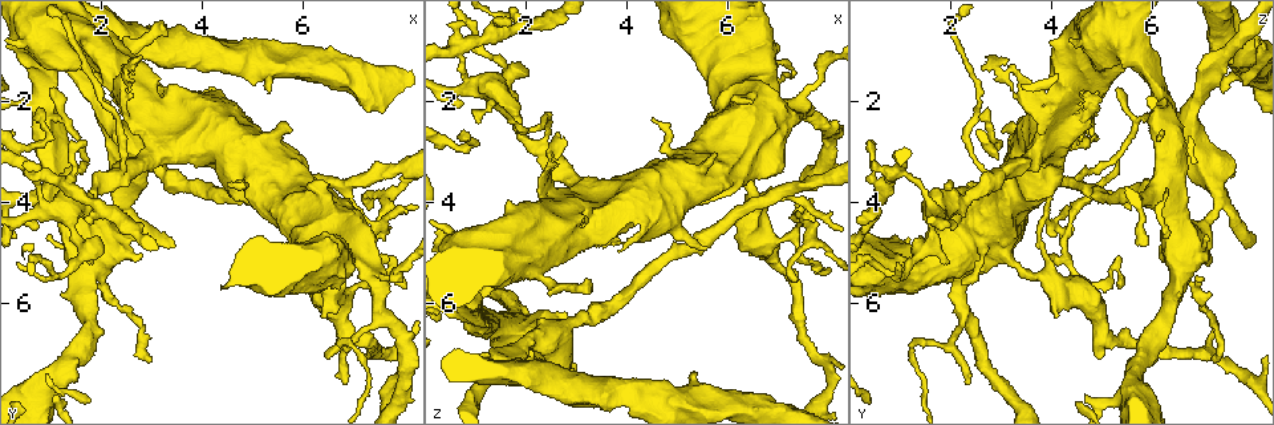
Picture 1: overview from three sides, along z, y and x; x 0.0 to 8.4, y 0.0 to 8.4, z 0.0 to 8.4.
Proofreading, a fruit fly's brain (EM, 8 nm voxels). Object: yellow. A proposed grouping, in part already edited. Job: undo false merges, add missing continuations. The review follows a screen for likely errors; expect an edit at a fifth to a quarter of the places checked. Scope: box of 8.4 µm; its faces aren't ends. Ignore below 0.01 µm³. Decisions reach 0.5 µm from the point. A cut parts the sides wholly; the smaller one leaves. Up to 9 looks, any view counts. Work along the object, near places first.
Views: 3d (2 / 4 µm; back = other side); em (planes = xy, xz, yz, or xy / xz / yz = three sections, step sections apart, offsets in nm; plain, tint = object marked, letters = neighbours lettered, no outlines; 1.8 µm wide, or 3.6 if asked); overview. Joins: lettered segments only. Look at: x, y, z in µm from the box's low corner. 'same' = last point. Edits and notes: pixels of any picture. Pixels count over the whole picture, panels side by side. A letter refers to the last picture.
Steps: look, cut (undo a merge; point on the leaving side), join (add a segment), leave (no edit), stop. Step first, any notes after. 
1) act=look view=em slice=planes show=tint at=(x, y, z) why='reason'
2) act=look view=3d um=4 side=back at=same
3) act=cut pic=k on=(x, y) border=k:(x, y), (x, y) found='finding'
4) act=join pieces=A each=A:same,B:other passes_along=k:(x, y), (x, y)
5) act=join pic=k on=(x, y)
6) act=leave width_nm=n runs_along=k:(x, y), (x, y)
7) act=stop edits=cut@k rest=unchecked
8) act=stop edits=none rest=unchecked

act=look view=3d um=4 at=(0.95, 2.25, 6.20) why='looks like a crossing'

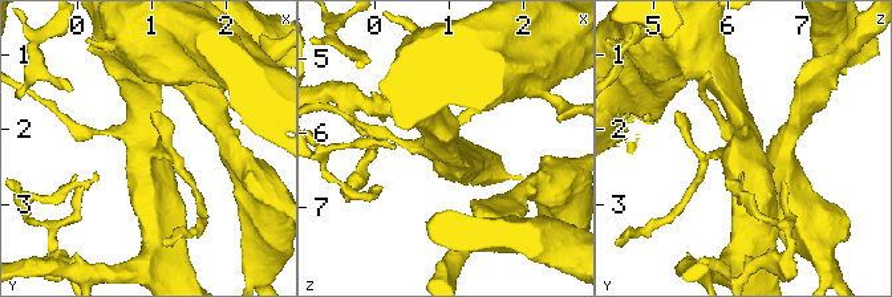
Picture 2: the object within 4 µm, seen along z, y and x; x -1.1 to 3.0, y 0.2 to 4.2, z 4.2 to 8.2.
act=look view=em slice=planes show=letters at=(0.90, 2.25, 6.25) arms=4 why='now the EM'

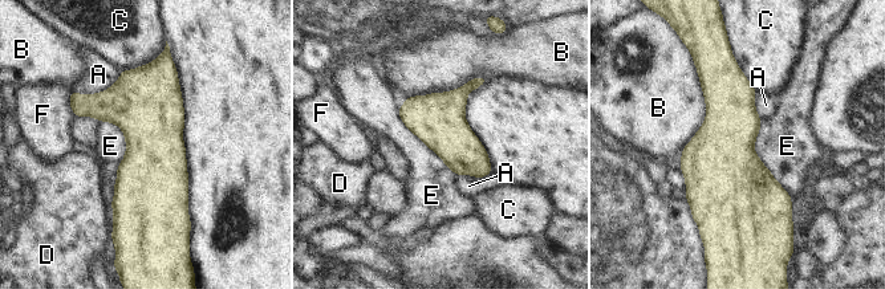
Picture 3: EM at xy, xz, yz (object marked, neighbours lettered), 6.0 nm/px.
act=leave each=A:other,B:other,C:other,D:other,E:other,F:other border=3:(760, 122), (755, 154), (791, 195) found='one neuron here'

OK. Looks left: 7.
act=look view=em um=3.6 slice=planes show=letters at=(3.40, 4.90, 7.90) why='branch stops here'

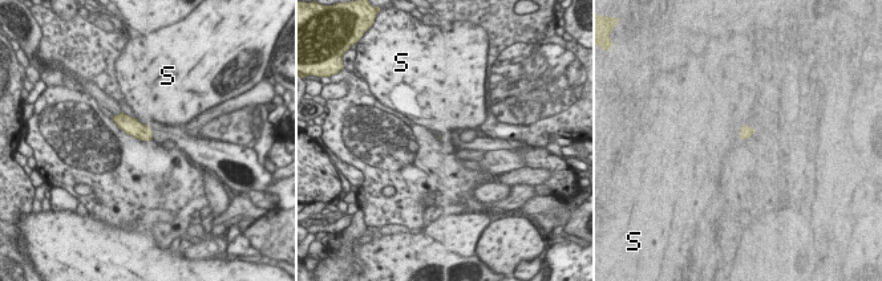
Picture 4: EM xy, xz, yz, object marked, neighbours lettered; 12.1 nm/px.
act=leave each=S:other border=4:(132, 115), (148, 125) found='none of them fits'

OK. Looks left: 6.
act=look view=3d um=4 at=(2.30, 1.95, 3.80) why='calibre changes'

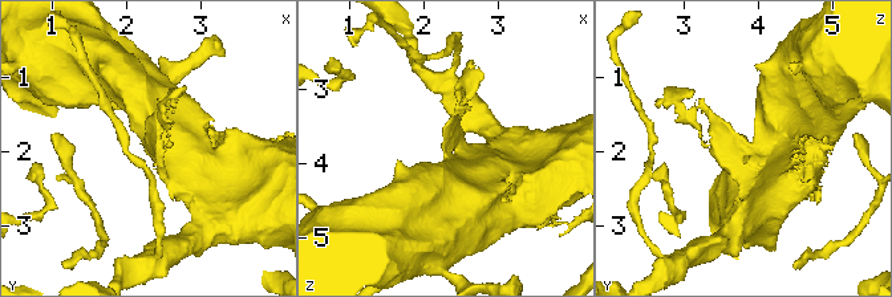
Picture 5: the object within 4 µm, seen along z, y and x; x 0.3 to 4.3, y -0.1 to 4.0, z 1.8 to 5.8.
act=look view=em slice=planes show=tint at=(2.35, 1.95, 3.85) arms=4

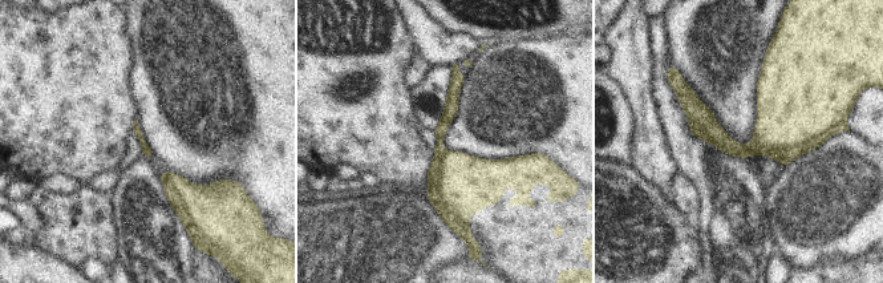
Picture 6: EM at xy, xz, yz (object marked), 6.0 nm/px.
act=look view=em slice=planes show=letters at=same

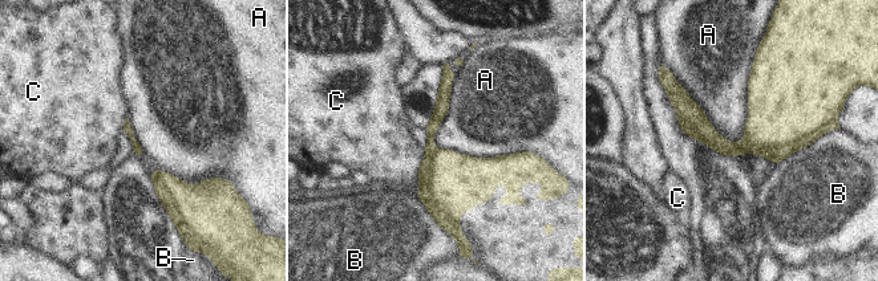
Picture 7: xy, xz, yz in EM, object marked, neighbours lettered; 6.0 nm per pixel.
act=leave longest_contact=A:600nm each=A:other,B:other,C:other border=7:(671, 72), (711, 125), (740, 143) found='one neuron here'

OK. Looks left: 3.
act=look view=em slice=xz step=8 show=tint at=(7.55, 4.60, 4.30) why='a fork'

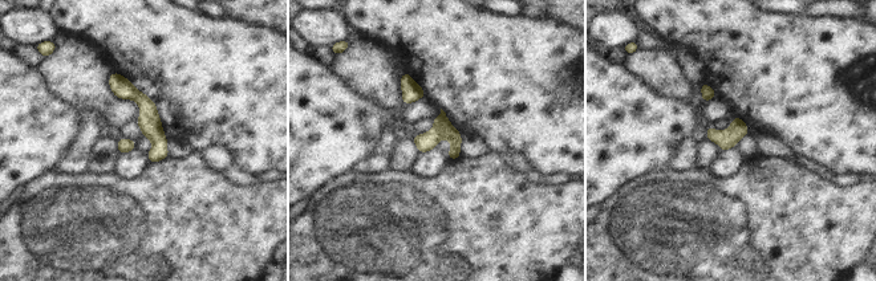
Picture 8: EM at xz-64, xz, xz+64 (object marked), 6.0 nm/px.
act=look view=em slice=planes show=letters at=same why='cut it another way'

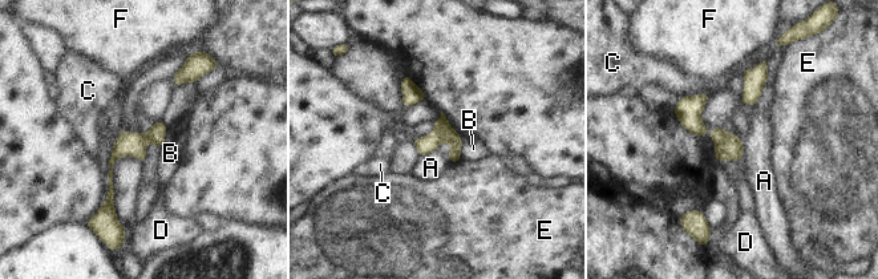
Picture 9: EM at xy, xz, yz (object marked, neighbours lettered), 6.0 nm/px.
act=cut pic=9 on=(719, 136) width_nm=110 each=A:other,B:other,C:other,D:other,E:other,F:other border=9:(732, 134), (716, 146) found='two neurons meet here'

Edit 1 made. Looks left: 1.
act=stop edits=cut@9 rest=unchecked

